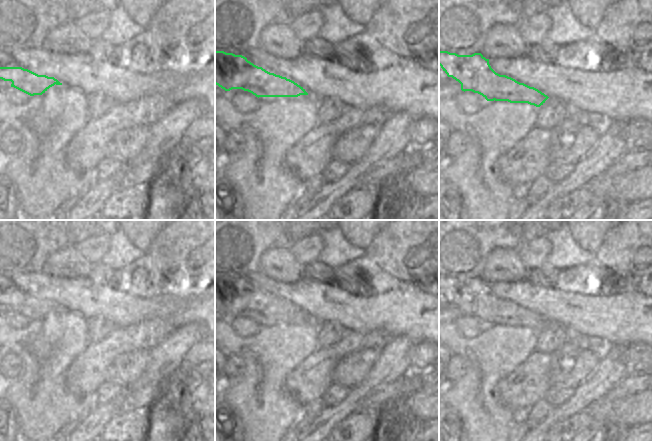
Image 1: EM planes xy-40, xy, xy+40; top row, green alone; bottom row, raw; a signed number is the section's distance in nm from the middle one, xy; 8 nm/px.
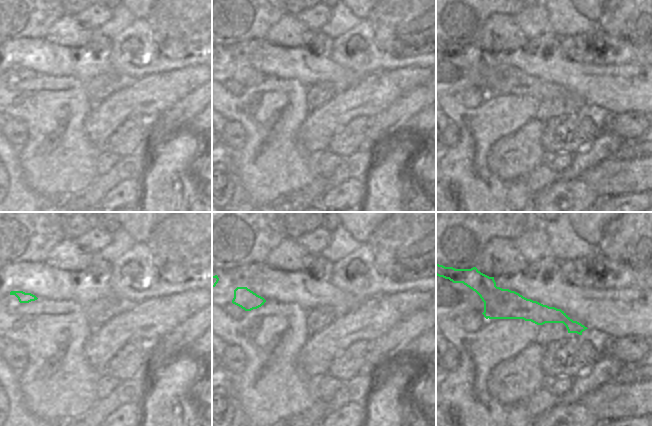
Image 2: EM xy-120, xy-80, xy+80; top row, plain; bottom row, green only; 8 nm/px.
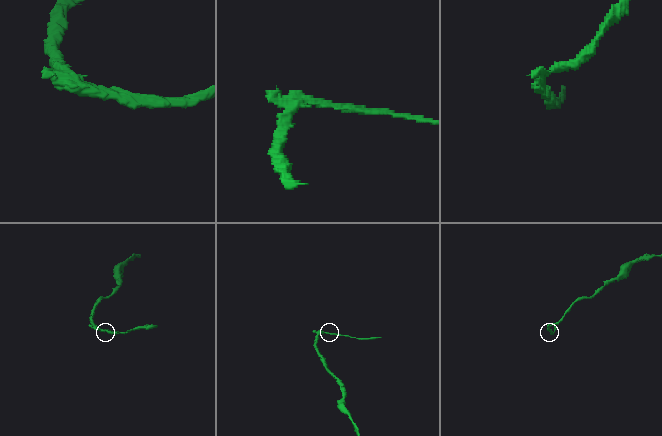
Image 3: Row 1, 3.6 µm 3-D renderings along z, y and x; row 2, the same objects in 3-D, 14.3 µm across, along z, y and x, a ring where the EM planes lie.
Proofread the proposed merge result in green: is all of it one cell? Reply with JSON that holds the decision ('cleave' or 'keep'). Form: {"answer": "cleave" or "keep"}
{"answer": "cleave"}

